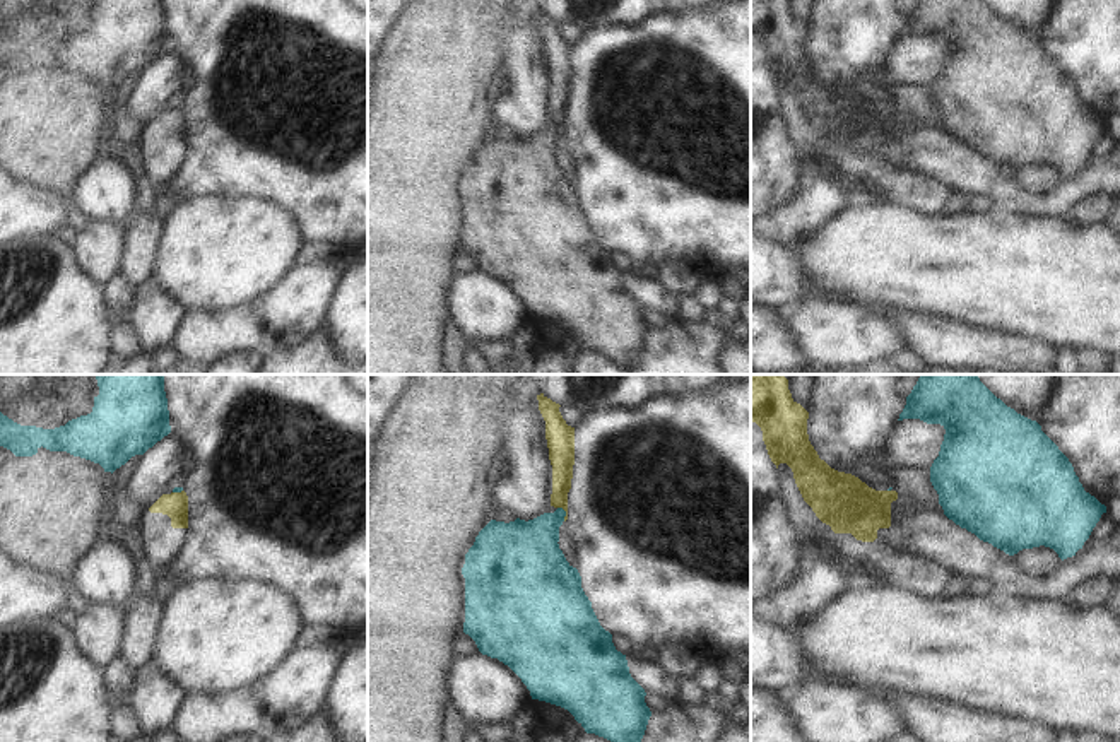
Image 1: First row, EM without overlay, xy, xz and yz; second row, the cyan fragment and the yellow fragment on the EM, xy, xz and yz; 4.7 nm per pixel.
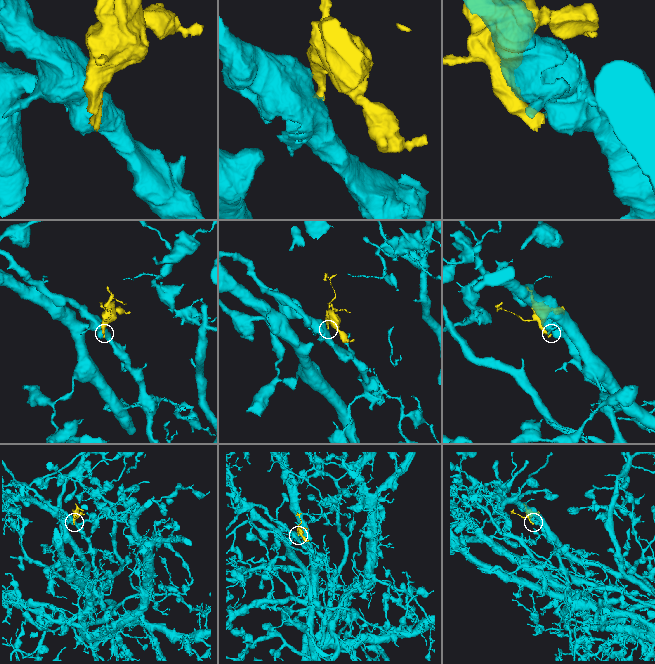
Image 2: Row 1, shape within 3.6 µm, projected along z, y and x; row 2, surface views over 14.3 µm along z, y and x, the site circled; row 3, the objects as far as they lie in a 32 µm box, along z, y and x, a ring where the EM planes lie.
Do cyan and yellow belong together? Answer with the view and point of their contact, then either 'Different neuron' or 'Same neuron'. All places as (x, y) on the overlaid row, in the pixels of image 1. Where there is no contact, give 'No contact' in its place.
Touches cyan at xz (565, 513). Different neuron.

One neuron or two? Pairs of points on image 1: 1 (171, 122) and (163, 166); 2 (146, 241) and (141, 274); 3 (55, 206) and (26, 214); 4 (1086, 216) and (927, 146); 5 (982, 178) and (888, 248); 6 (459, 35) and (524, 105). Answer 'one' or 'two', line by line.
1: one
2: one
3: one
4: two
5: two
6: two

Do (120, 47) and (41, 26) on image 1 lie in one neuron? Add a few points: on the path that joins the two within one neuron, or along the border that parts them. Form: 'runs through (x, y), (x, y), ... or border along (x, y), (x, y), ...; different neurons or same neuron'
runs through (101, 28), (60, 26); same neuron

